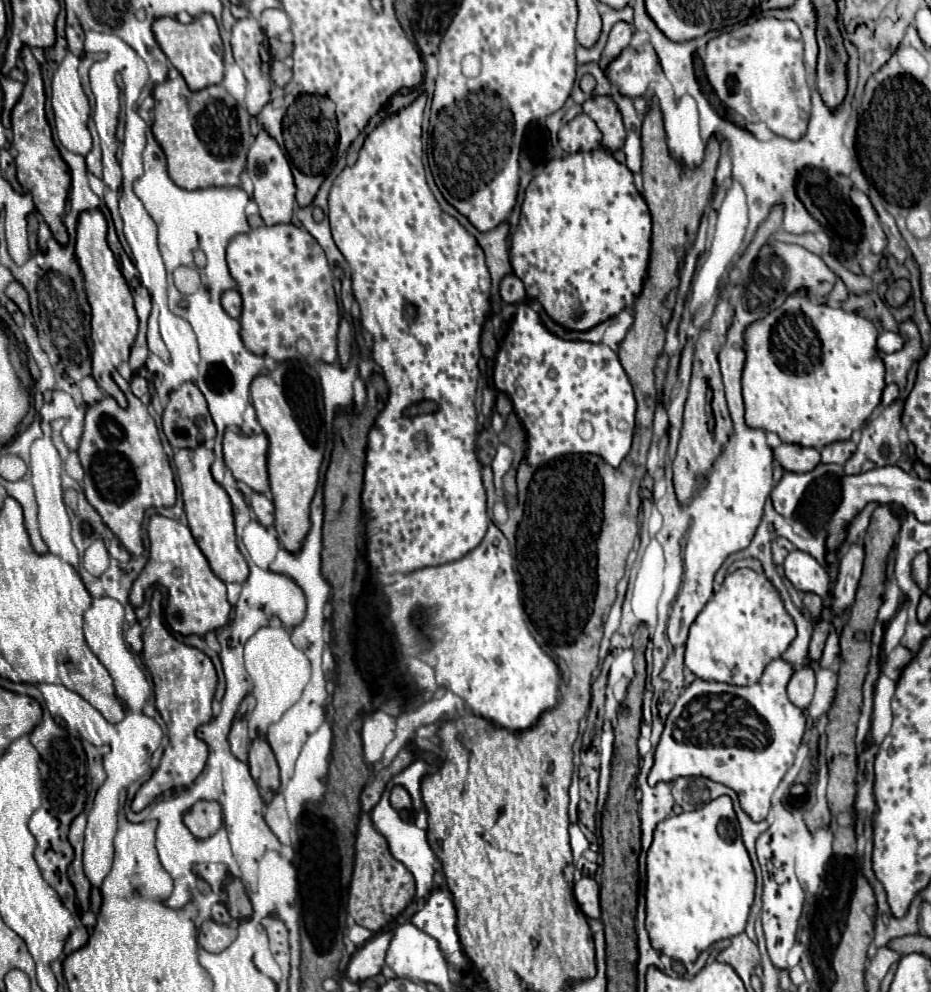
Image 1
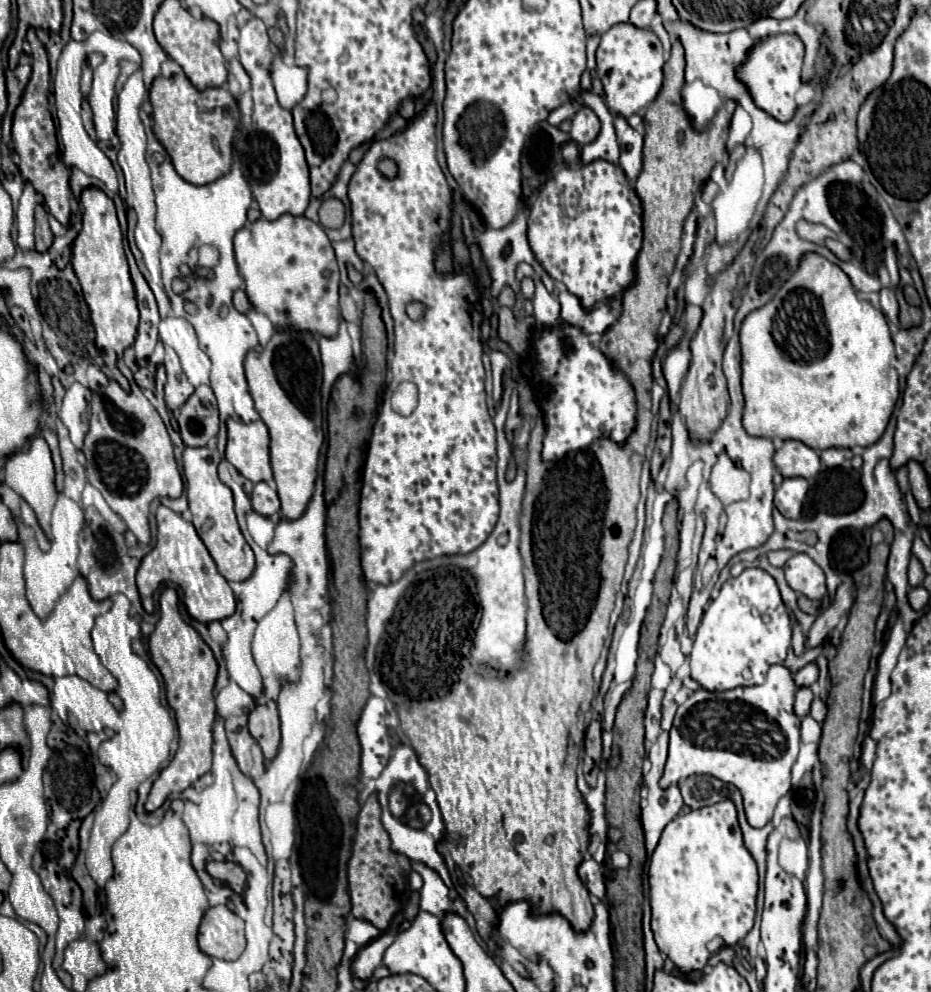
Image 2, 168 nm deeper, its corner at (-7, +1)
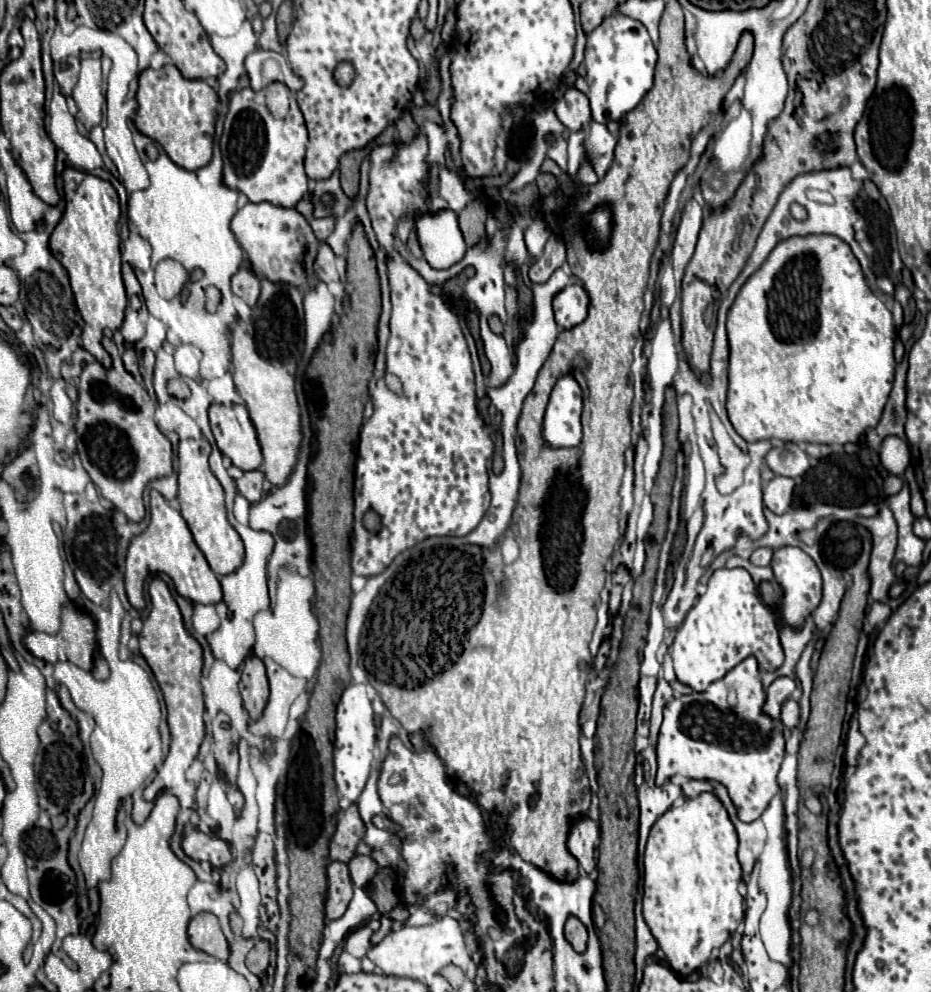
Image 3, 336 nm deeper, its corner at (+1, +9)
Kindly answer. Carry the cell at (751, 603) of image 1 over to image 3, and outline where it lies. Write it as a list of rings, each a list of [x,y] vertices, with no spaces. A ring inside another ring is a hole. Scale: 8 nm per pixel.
[[[720,568],[712,574],[706,594],[698,598],[696,606],[678,628],[670,646],[670,656],[676,678],[696,692],[704,692],[748,656],[756,656],[760,670],[776,670],[784,662],[776,616],[770,606],[762,602],[748,570]]]

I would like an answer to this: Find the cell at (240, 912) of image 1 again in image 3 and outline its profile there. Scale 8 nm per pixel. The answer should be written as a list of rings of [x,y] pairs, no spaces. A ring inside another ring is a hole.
[[[192,832],[182,840],[184,852],[198,862],[210,862],[216,868],[224,868],[232,860],[230,846],[220,838],[210,838],[202,832]]]

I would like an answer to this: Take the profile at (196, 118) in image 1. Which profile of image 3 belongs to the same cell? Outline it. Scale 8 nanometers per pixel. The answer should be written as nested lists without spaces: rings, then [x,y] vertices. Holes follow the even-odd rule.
[[[166,64],[162,70],[146,68],[140,74],[136,98],[136,128],[160,142],[174,164],[186,170],[198,170],[212,160],[218,94],[204,80],[186,80],[174,64]]]

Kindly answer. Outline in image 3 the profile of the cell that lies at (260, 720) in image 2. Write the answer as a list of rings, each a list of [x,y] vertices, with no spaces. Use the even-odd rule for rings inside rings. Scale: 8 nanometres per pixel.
[[[250,656],[242,664],[242,678],[240,678],[240,694],[244,700],[244,708],[248,710],[252,720],[258,720],[268,704],[270,688],[266,680],[266,670],[260,658]]]

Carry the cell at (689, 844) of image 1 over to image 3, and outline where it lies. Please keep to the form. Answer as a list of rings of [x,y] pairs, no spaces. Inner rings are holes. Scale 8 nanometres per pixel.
[[[712,792],[686,798],[682,806],[672,806],[650,830],[644,852],[644,920],[658,940],[658,946],[664,950],[668,966],[680,976],[688,976],[692,970],[706,964],[712,948],[722,946],[744,916],[744,898],[738,890],[742,868],[736,850],[736,830],[732,828],[726,808]]]

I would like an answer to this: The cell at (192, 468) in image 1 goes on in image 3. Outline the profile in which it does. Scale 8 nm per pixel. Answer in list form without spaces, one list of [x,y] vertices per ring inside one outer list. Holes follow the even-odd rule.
[[[206,438],[200,440],[180,440],[178,446],[178,500],[180,500],[180,512],[186,520],[194,542],[206,556],[210,568],[214,574],[224,576],[228,572],[234,572],[244,562],[244,544],[238,536],[238,532],[228,524],[226,520],[226,506],[224,506],[224,490],[220,488],[220,482],[212,474],[208,466],[210,456],[210,442]]]

